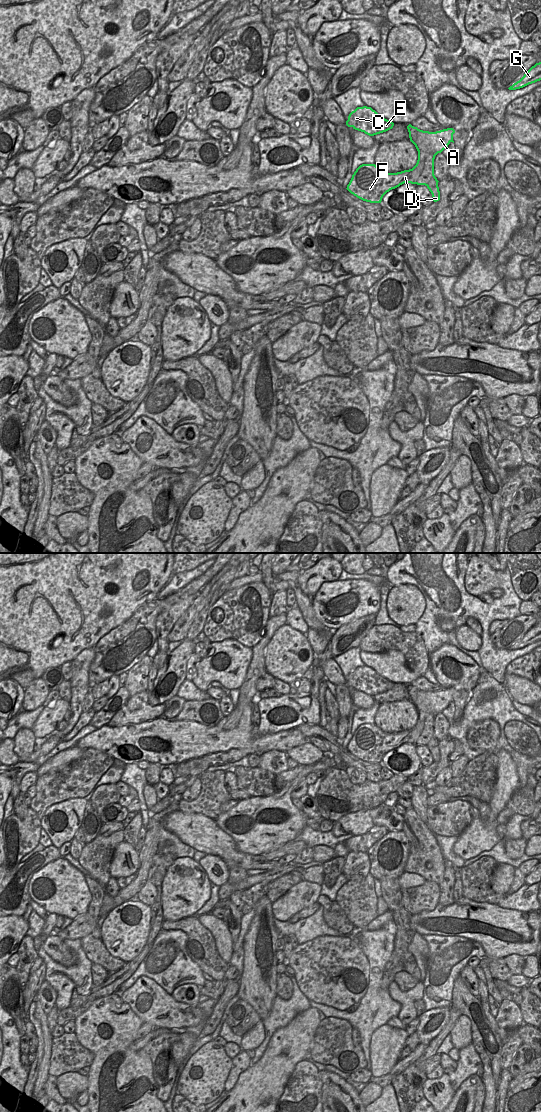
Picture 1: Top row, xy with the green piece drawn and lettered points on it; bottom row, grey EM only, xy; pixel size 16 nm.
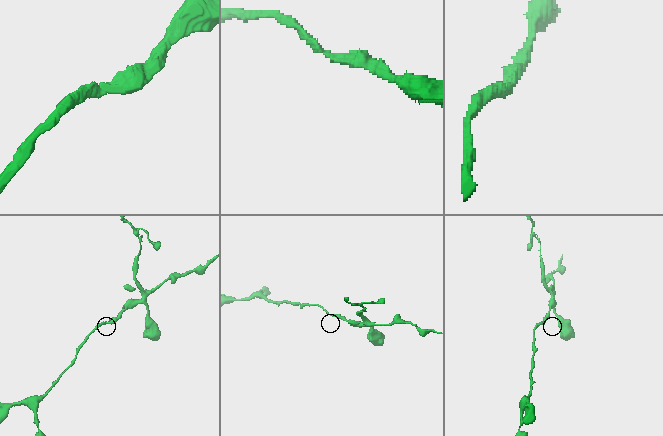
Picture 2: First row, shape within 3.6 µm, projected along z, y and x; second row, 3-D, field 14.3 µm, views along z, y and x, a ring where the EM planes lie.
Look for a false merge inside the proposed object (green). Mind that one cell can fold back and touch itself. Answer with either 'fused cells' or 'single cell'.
fused cells

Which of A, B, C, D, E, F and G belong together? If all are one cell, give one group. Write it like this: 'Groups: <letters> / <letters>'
Groups: A C D E F G / B.

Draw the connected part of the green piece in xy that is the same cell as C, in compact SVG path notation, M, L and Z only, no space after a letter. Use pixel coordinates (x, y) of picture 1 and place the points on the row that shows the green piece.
M357 107L352 111L346 121L348 127L374 136L393 128L394 123L381 117L371 107Z

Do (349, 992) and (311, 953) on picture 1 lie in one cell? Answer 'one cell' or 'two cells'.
one cell

